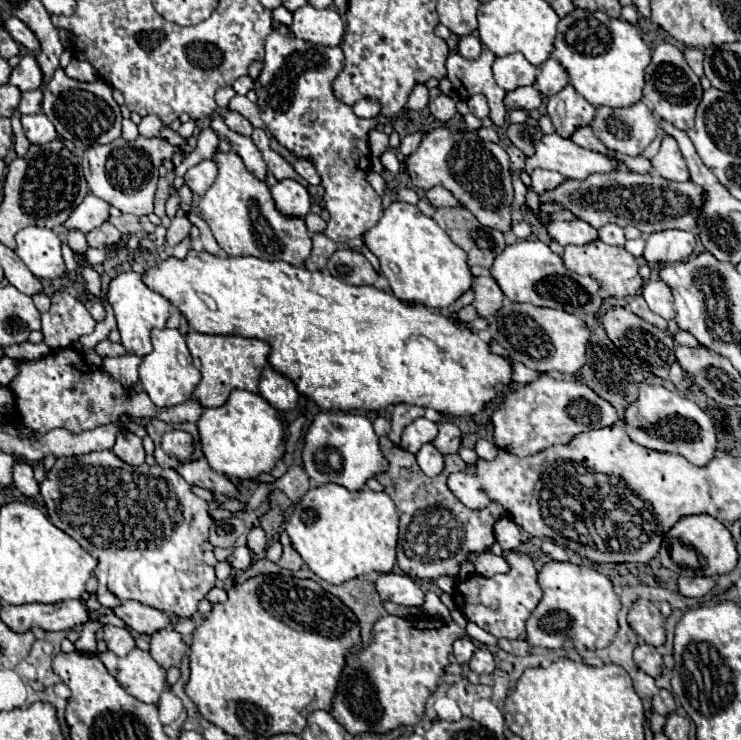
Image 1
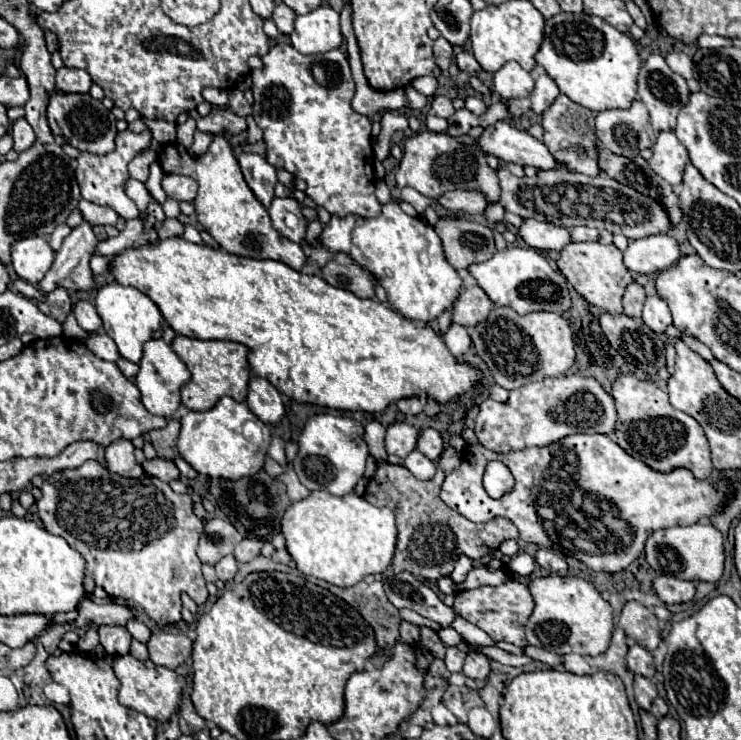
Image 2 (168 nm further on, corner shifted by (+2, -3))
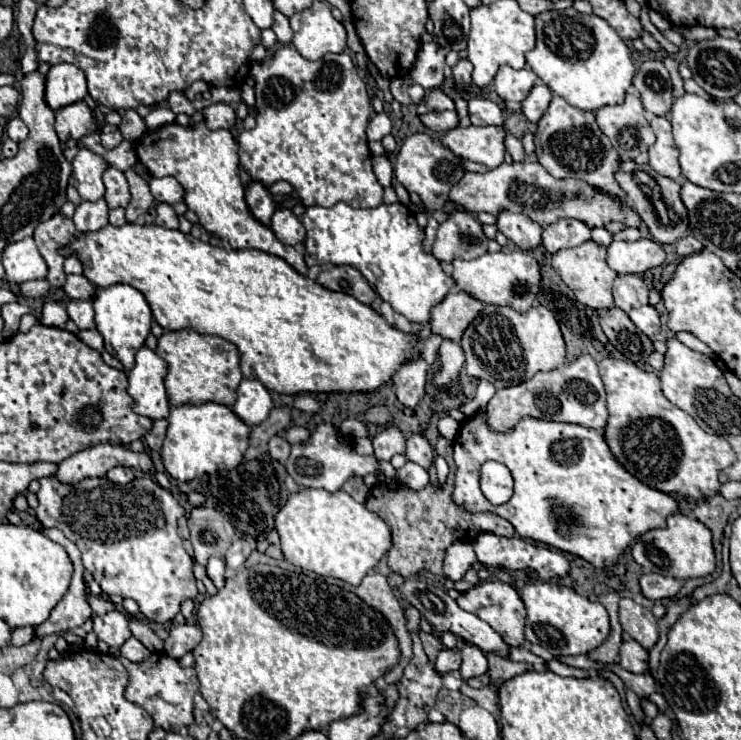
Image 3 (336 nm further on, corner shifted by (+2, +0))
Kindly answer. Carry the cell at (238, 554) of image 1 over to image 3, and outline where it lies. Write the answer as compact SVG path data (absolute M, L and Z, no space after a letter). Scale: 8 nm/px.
M214 557L208 561L206 565L206 571L208 571L208 577L212 579L212 583L220 589L224 585L224 571L226 571L226 561L222 557Z

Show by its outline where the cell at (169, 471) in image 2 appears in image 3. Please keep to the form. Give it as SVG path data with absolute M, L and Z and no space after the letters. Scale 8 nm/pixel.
M98 445L86 451L74 453L58 465L58 477L62 483L76 483L84 477L104 477L112 467L122 465L134 471L154 473L154 463L146 453L134 453L128 447L118 445Z

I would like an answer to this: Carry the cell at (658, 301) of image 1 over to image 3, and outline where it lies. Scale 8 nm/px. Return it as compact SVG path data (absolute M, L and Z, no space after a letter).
M642 305L642 307L634 309L634 311L630 311L628 317L632 319L632 323L634 323L642 333L646 333L646 335L650 335L650 337L654 337L654 335L660 333L660 313L658 313L656 307L652 307L652 305Z

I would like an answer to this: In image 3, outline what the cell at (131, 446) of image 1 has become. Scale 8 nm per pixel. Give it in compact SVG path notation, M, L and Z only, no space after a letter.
M114 467L114 469L110 469L110 471L106 473L106 477L108 477L110 481L114 481L114 483L126 485L126 483L130 483L130 481L134 479L134 471L128 469L128 467Z

